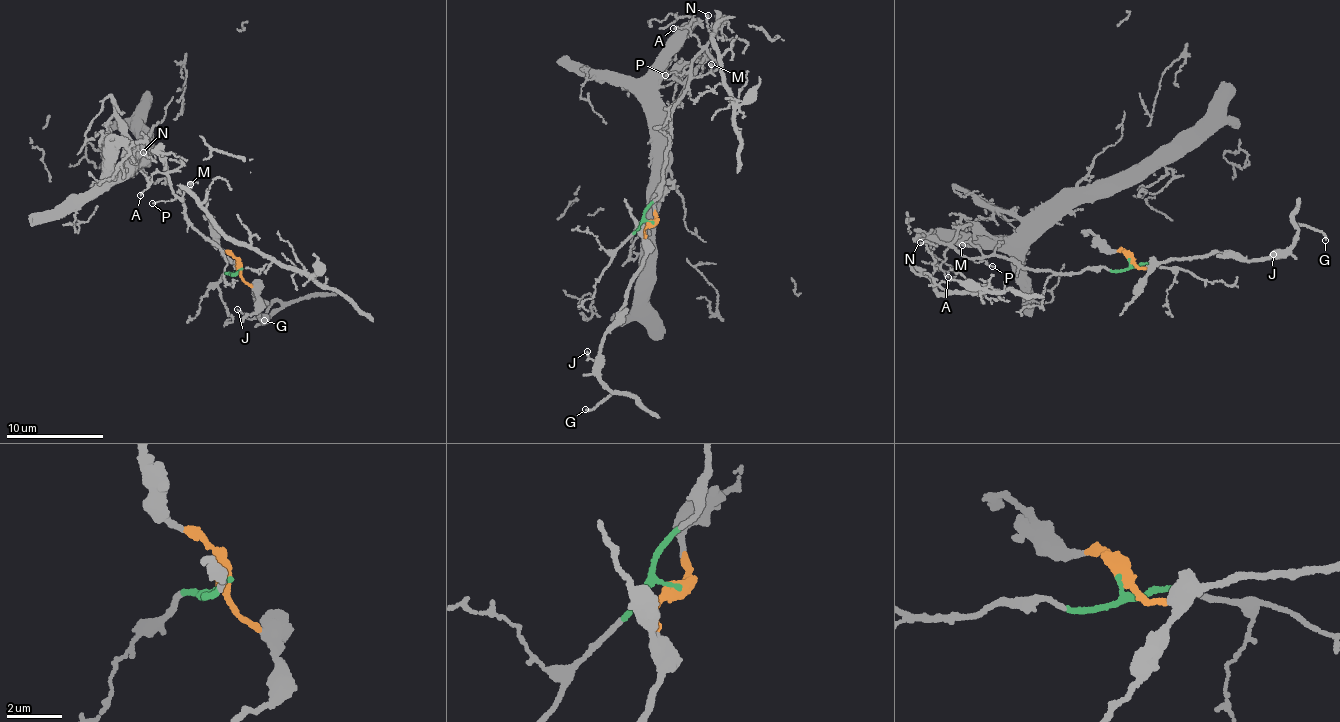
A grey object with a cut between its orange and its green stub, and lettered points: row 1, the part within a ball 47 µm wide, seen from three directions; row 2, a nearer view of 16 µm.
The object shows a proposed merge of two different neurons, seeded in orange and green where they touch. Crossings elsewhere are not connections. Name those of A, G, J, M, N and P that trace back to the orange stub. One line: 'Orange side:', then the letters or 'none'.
Orange side: G, J

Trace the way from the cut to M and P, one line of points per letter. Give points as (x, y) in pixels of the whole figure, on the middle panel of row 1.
M: (650, 221), (643, 216), (659, 194), (670, 113), (691, 80), (710, 71), (712, 64)
P: (650, 221), (643, 216), (659, 194), (670, 113), (687, 87), (690, 74), (673, 71), (665, 75)

